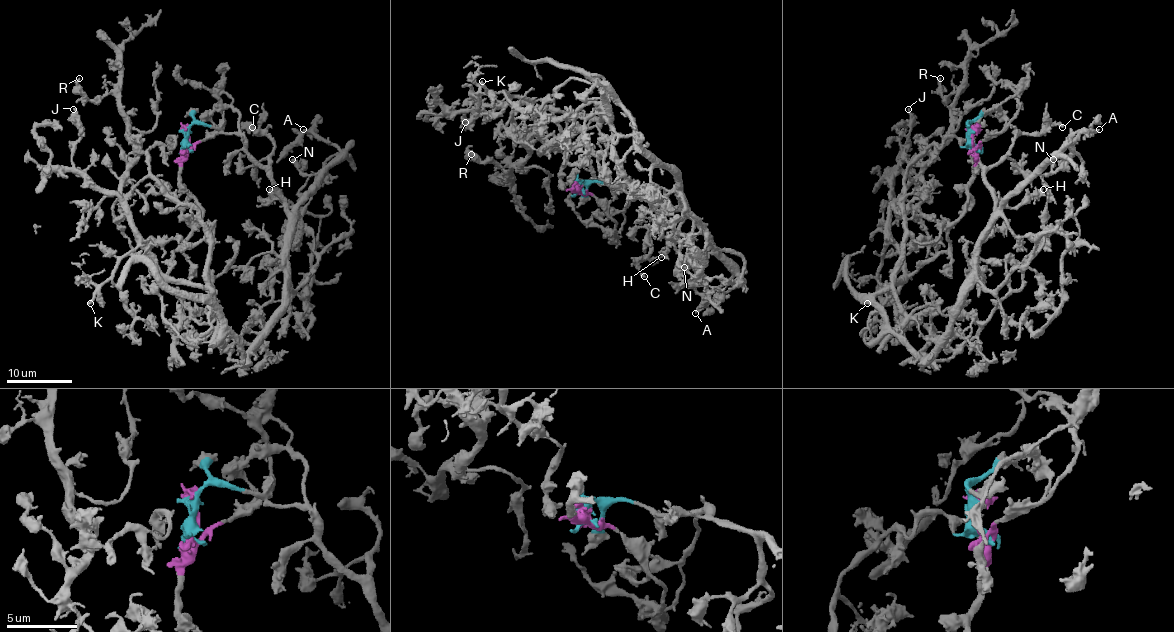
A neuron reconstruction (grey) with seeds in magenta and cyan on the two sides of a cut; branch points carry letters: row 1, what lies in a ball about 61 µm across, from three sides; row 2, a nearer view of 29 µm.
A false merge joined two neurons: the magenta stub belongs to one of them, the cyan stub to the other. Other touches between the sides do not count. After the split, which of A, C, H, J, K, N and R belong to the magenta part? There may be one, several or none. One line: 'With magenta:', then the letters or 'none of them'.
With magenta: J, K, R

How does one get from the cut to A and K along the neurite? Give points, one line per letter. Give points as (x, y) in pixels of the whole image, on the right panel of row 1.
A: (972, 135), (967, 124), (974, 130), (974, 150), (992, 195), (995, 213), (1081, 132), (1099, 129)
K: (972, 135), (972, 183), (947, 234), (949, 248), (909, 274), (890, 243), (878, 292), (866, 304)

